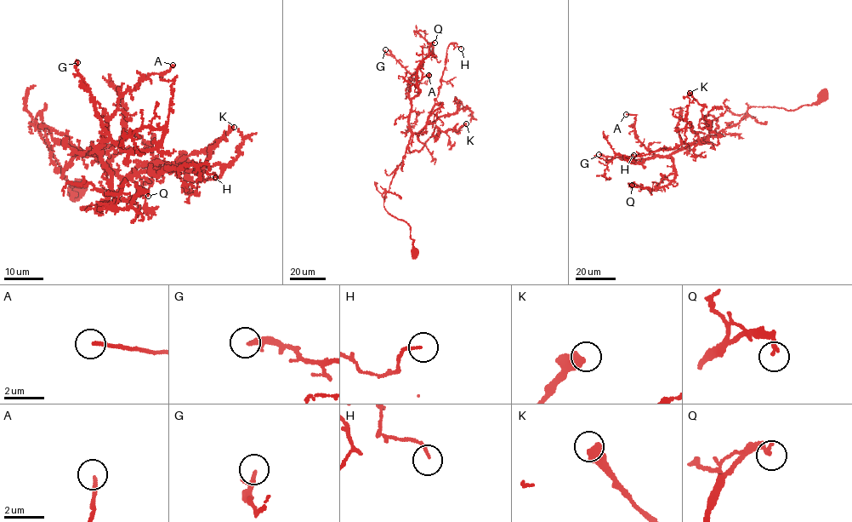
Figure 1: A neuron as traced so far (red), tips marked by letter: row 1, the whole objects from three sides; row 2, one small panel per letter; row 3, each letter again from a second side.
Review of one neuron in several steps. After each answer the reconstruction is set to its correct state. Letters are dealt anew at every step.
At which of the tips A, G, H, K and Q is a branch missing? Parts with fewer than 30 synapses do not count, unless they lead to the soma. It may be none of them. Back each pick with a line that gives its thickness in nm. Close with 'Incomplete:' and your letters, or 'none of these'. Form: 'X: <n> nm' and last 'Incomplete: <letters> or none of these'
Incomplete: none of these

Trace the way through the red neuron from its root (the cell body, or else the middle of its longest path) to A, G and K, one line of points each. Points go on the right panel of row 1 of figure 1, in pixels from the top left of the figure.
A: (821, 95), (790, 111), (751, 106), (739, 123), (666, 156), (646, 150), (635, 136), (636, 116), (626, 114)
G: (821, 95), (812, 104), (790, 111), (751, 106), (739, 123), (666, 156), (636, 160), (599, 154)
K: (821, 95), (790, 111), (751, 106), (716, 134), (710, 115), (699, 127), (707, 123), (703, 106), (690, 93)

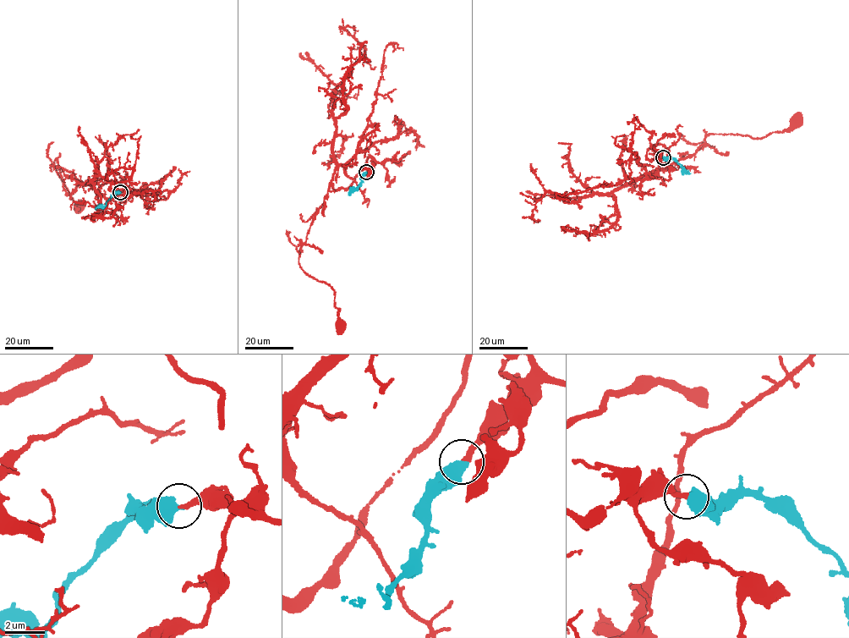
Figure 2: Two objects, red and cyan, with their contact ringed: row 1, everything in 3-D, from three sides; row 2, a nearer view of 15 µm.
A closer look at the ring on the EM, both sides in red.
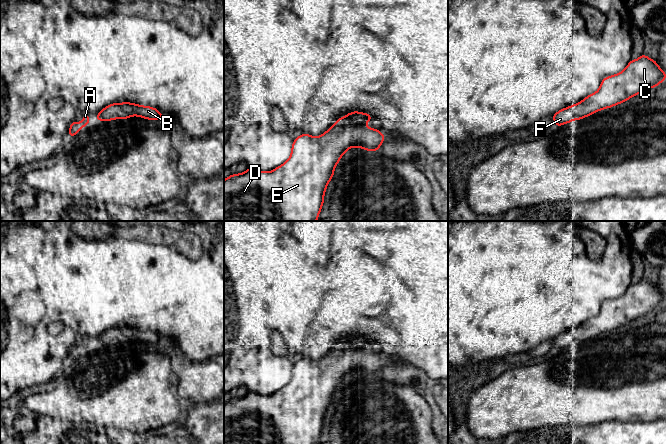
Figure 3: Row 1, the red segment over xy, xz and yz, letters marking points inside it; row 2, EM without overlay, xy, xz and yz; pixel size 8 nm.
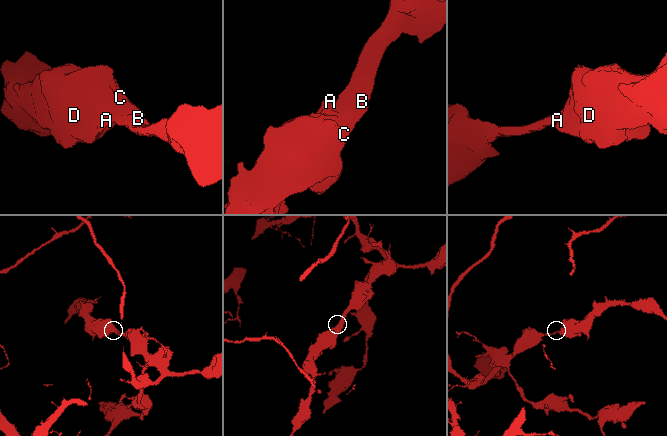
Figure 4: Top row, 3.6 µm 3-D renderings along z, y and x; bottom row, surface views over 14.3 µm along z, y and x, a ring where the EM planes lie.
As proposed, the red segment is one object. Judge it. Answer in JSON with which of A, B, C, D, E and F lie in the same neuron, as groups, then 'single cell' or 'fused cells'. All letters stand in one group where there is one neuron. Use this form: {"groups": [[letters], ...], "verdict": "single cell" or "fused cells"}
{"groups": [["A", "B", "C", "D", "E", "F"]], "verdict": "single cell"}

